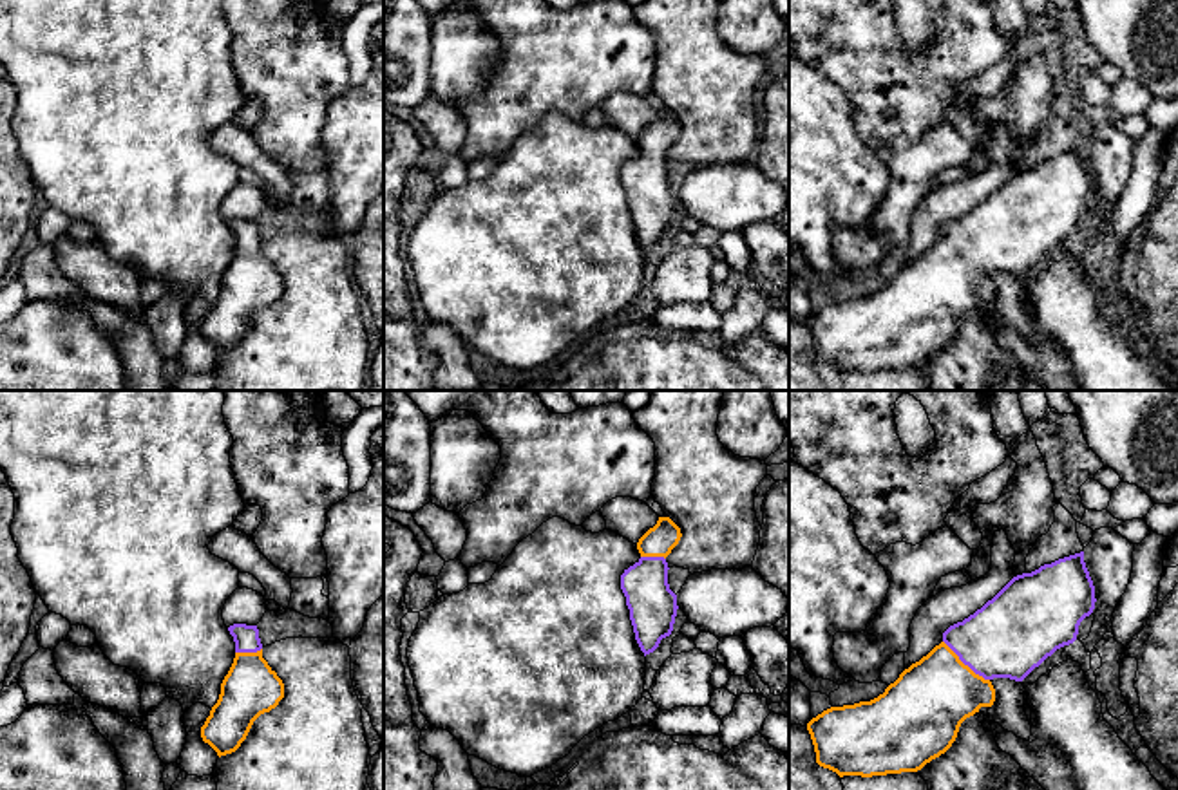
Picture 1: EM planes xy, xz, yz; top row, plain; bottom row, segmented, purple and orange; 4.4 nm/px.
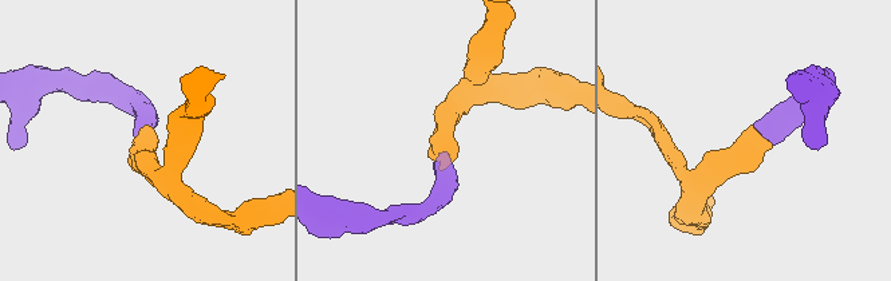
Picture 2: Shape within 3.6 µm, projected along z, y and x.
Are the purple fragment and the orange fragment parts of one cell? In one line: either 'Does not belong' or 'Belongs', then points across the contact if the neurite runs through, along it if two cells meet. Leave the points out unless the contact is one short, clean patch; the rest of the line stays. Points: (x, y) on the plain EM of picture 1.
Belongs. Path across: yz (1010, 230), (983, 241), (965, 259), (927, 299)

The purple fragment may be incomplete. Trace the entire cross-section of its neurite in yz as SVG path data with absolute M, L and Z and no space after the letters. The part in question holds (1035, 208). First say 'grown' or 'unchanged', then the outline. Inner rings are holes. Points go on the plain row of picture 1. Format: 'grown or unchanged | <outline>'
grown | M1084 146L1013 172L981 204L950 221L943 237L905 264L883 289L870 296L831 302L812 313L807 325L816 358L840 372L921 365L952 342L966 313L993 300L993 273L1022 277L1057 244L1073 239L1095 197Z

